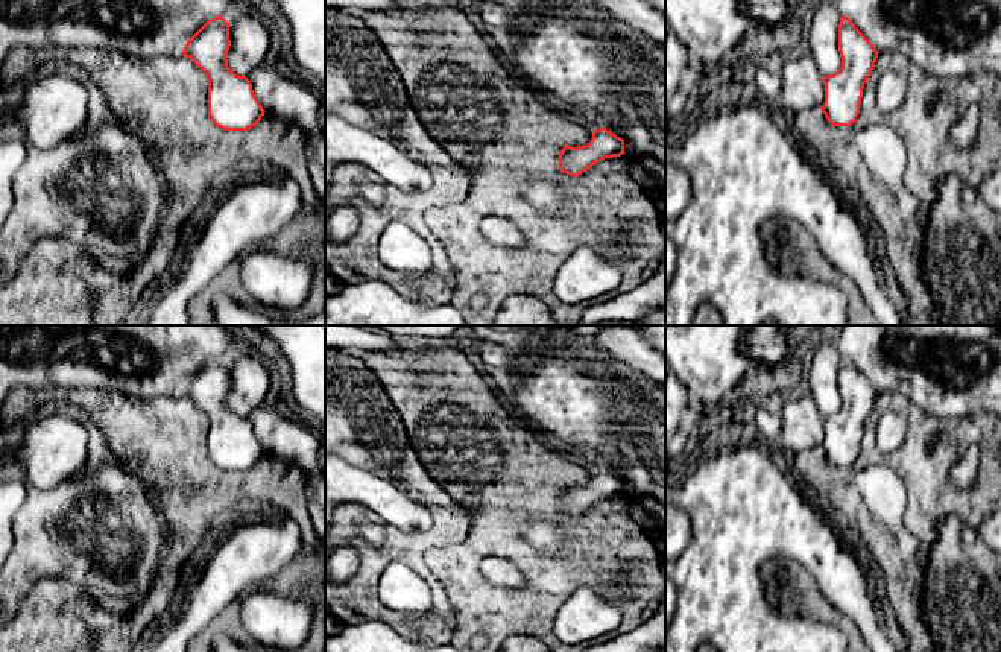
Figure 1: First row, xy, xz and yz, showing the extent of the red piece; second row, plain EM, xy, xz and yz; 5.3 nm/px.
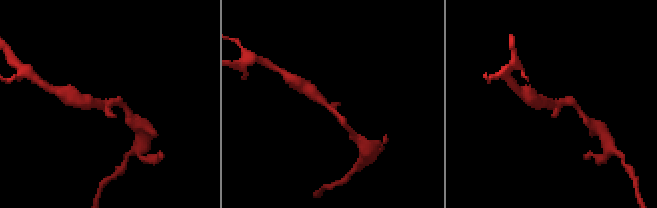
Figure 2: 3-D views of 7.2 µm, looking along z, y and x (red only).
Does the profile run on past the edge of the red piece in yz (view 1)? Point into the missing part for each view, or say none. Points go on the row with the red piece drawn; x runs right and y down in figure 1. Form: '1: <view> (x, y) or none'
1: none

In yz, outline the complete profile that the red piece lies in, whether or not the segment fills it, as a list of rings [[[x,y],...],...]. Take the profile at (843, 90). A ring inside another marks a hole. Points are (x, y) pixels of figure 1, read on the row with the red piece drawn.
[[[845,15],[838,24],[840,70],[823,76],[825,103],[820,111],[832,126],[851,126],[857,122],[863,97],[878,50]]]

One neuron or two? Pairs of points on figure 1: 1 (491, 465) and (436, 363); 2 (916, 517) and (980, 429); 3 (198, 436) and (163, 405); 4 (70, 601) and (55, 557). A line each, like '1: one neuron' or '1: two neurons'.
1: one neuron
2: one neuron
3: one neuron
4: two neurons

